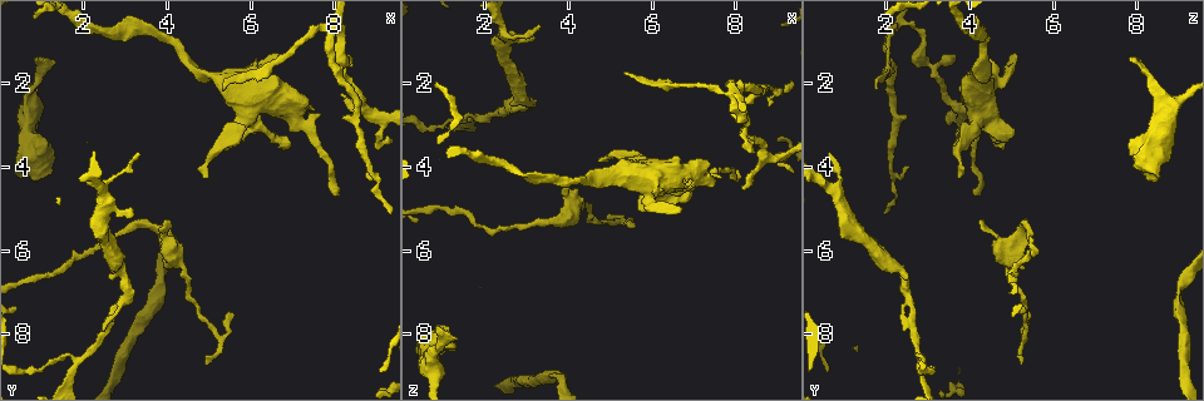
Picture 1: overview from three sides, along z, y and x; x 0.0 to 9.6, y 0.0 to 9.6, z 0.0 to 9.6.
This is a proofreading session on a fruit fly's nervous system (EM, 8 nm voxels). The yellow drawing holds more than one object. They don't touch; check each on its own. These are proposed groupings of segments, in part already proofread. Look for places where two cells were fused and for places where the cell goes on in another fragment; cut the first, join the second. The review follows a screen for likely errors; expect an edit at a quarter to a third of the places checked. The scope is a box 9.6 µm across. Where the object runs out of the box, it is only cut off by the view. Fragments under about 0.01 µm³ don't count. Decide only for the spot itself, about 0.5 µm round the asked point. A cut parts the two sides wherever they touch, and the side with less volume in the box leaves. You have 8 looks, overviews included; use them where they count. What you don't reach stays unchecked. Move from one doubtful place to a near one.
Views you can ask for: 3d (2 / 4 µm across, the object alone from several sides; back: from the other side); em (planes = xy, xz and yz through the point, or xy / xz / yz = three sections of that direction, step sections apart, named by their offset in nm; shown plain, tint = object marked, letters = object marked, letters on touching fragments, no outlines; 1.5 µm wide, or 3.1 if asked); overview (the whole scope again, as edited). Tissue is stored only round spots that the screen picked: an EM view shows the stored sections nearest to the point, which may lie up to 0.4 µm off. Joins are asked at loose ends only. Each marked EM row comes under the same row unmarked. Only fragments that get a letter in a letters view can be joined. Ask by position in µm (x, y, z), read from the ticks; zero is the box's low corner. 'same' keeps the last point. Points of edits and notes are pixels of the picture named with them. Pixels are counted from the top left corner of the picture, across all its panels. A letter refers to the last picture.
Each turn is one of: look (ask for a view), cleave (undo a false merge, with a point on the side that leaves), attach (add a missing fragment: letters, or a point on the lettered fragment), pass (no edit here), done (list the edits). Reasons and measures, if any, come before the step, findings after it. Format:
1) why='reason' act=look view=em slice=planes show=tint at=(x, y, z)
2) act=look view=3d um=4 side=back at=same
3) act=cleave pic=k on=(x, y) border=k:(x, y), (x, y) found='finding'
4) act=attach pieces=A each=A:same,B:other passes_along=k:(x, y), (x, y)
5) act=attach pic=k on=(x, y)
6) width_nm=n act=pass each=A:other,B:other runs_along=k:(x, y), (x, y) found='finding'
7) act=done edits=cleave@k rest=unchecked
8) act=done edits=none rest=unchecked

why='free end' act=look view=3d um=4 at=(8.15, 2.25, 4.60)

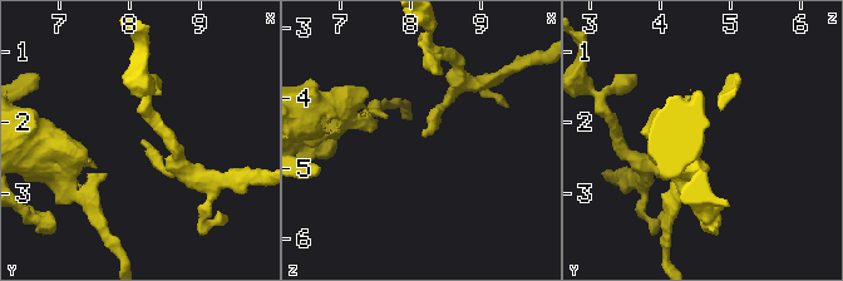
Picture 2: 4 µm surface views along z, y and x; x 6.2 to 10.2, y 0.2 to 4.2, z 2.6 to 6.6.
why='shape alone is not enough' act=look view=em slice=planes show=letters at=(8.15, 2.25, 4.50)

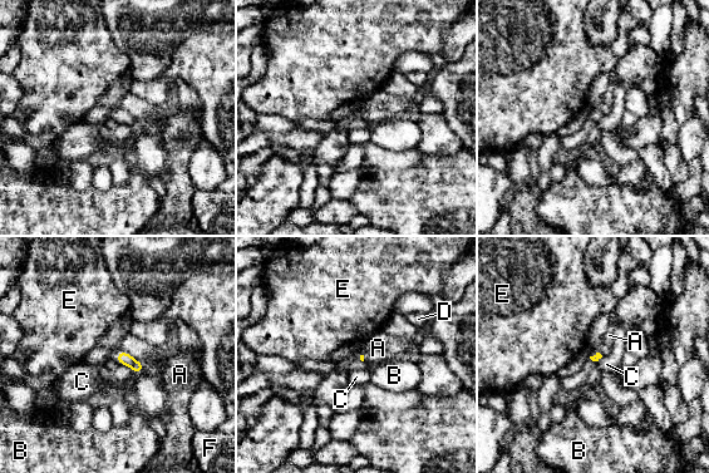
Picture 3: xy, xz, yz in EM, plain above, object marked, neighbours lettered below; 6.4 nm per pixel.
act=pass each=A:other,B:other,C:other,D:other,E:other,F:other border=3:(119, 350), (127, 351), (146, 366) found='none of them fits'

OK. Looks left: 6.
why='free end' act=look view=em slice=planes show=letters at=(6.95, 3.45, 4.55)

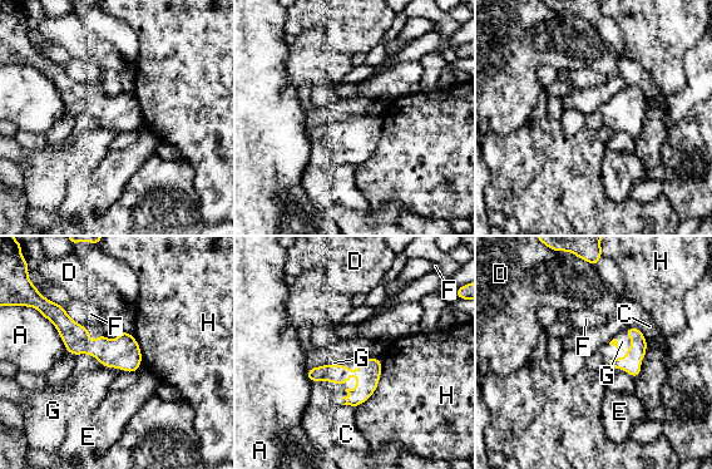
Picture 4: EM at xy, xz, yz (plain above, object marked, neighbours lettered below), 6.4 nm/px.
act=pass each=A:other,C:other,D:other,E:other,F:other,G:other,H:other runs_along=4:(377, 363), (366, 373), (310, 374) found='none of them fits'

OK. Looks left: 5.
why='thick turns thin' act=look view=3d um=4 at=(7.90, 0.65, 2.25)

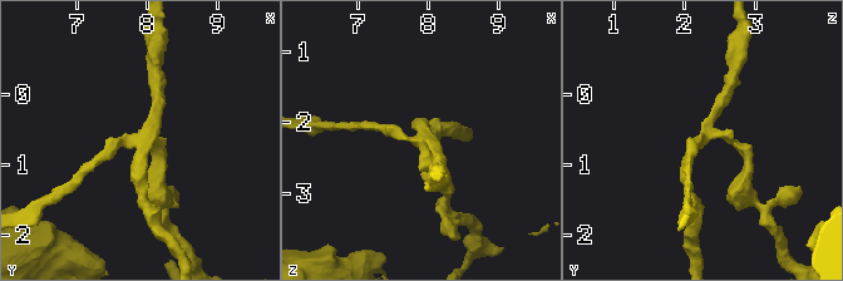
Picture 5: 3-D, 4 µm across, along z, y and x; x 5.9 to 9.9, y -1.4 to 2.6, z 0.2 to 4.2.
why='need the tissue' act=look view=em slice=planes show=letters at=(7.95, 0.60, 2.25)

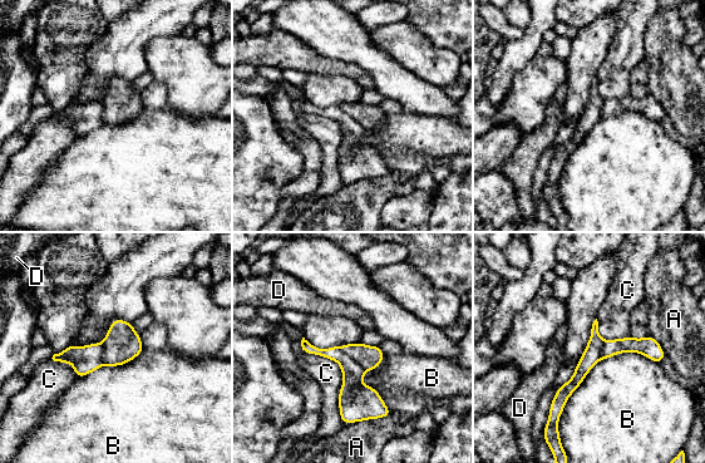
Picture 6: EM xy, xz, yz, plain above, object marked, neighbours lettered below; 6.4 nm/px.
act=cleave pic=6 on=(369, 358) each=A:other,B:other,C:other,D:other part_leaving=6:(595, 326), (592, 354), (555, 417) found='a second cell is stuck on'

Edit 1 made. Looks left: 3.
act=done edits=cleave@6 rest=unchecked

